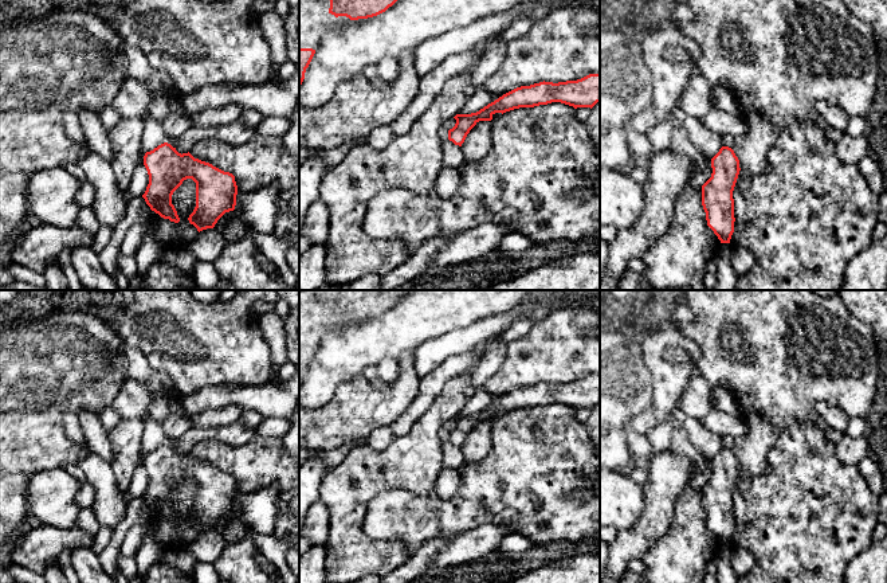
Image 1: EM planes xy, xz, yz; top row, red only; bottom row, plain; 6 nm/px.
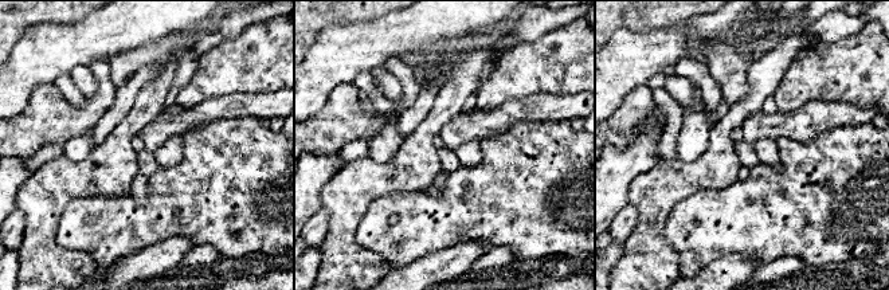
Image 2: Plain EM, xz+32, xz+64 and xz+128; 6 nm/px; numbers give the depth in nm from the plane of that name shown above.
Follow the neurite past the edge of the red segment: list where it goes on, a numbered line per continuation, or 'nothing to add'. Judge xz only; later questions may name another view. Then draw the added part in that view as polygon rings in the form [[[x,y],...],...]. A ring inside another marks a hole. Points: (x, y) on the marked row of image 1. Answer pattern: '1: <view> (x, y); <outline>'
1: xz (314, 19); [[[299,0],[299,48],[319,47],[323,35],[350,21],[329,12],[330,0]]]

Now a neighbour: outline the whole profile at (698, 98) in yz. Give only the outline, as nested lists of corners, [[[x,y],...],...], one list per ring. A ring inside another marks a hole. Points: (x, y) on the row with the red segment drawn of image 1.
[[[694,73],[680,97],[679,109],[702,120],[714,107],[714,86],[702,74]]]

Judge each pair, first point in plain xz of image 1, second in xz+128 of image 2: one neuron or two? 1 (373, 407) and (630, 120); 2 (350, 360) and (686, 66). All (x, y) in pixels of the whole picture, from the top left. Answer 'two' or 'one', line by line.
1: one
2: two

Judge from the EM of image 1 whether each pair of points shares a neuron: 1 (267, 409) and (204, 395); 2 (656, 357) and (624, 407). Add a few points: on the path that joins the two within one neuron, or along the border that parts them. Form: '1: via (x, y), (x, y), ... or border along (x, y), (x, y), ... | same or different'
1: via (251, 398), (220, 396) | same
2: border along (639, 341), (642, 362), (651, 376), (652, 400) | different

